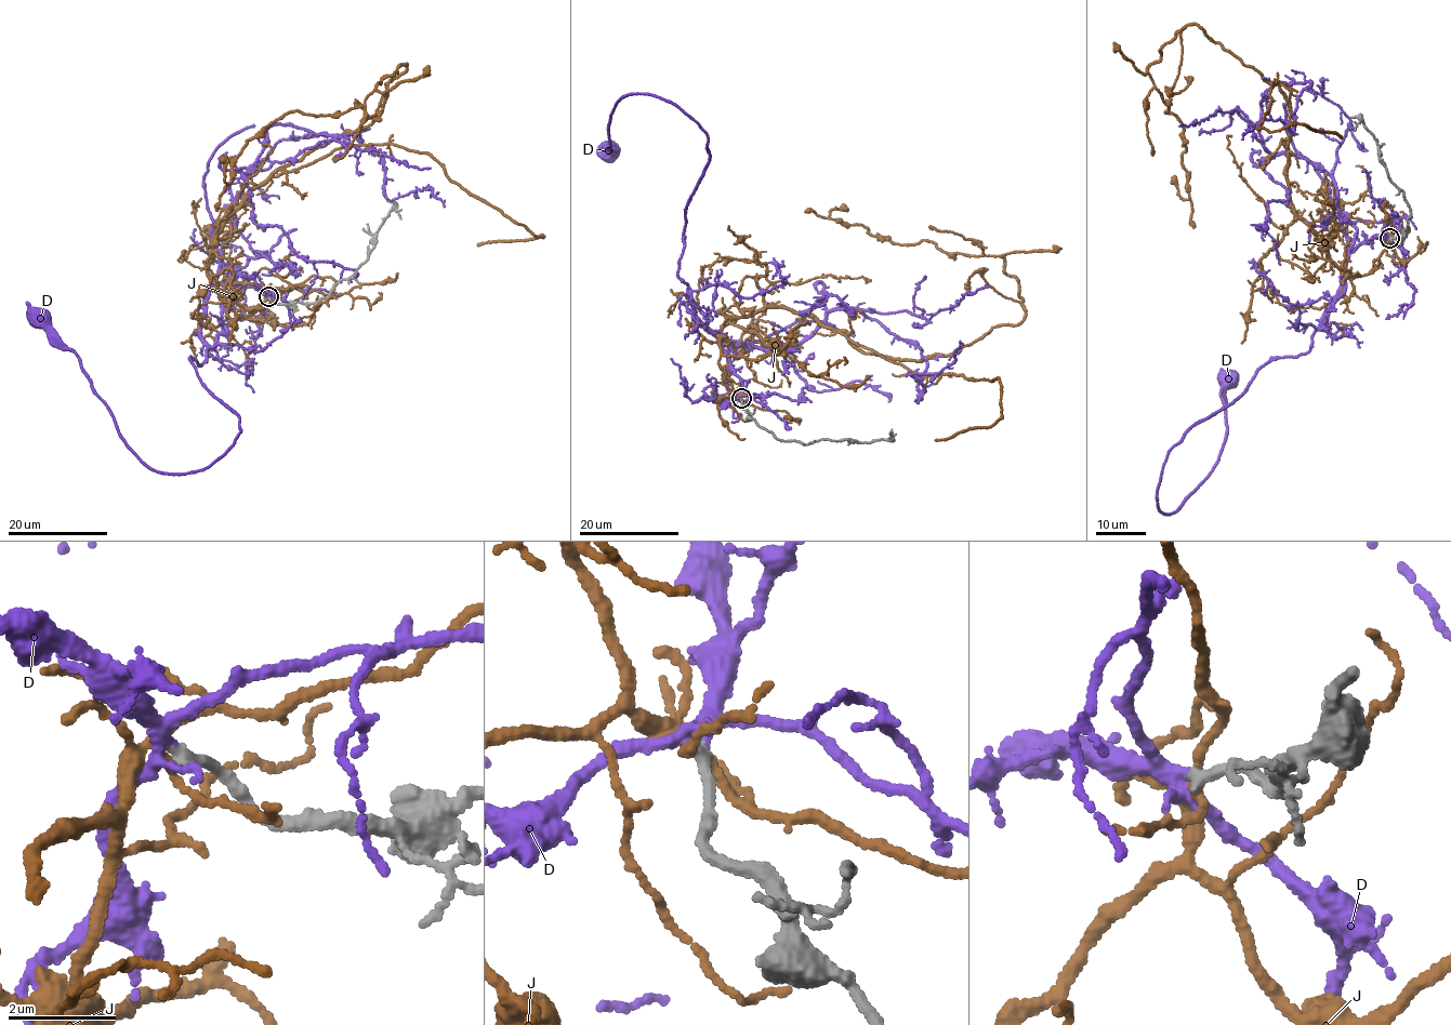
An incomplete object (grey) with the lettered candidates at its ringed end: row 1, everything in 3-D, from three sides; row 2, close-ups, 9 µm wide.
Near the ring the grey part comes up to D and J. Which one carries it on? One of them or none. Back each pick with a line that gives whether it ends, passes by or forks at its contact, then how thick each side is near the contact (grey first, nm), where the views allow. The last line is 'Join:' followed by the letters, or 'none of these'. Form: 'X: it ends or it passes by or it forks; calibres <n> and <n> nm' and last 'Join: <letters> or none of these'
D: it forks; calibres 240 and 190 nm
Join: D

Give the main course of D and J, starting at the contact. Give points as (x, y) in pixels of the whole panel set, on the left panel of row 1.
D: (268, 297), (210, 289), (206, 360), (189, 358), (240, 433), (174, 474), (126, 442), (39, 315)
J: (268, 297), (221, 296), (220, 227), (372, 123), (406, 64), (272, 121), (227, 184), (222, 155)

